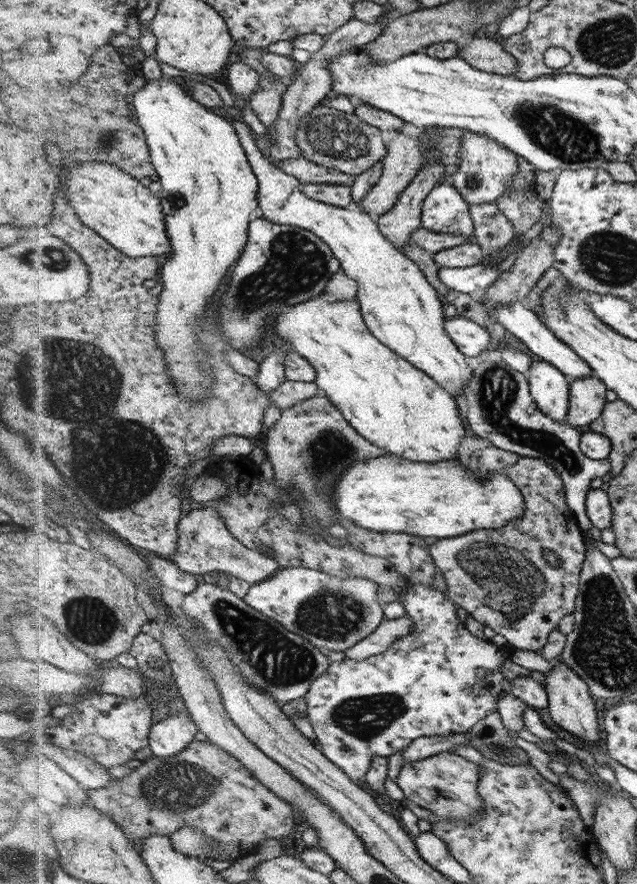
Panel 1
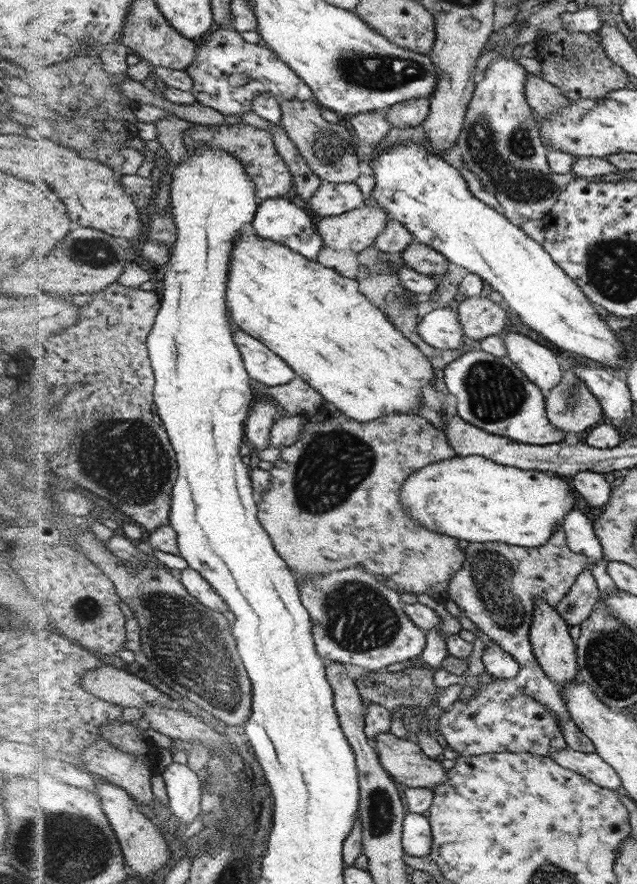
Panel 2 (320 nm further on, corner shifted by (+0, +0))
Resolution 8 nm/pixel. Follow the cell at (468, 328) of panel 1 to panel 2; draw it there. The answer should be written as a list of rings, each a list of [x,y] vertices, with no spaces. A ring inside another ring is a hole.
[[[450,307],[434,308],[418,323],[417,333],[422,340],[440,350],[457,349],[466,342],[460,315]]]

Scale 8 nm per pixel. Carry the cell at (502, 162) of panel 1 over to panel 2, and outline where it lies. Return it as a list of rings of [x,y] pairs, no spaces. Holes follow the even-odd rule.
[[[499,56],[487,66],[484,80],[477,84],[469,108],[465,114],[465,124],[454,144],[454,158],[464,164],[478,178],[483,187],[494,195],[502,207],[502,214],[519,227],[530,220],[540,220],[549,216],[561,192],[577,177],[572,171],[566,175],[557,175],[547,161],[547,146],[539,133],[537,118],[525,95],[525,84],[528,81],[526,68],[512,57]]]

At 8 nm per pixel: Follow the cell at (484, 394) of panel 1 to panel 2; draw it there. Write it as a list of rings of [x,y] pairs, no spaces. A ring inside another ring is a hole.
[[[484,350],[464,352],[445,368],[445,385],[456,396],[459,418],[490,434],[496,434],[515,442],[530,445],[550,445],[565,440],[566,431],[554,427],[548,418],[545,393],[517,366],[513,359],[499,357]]]

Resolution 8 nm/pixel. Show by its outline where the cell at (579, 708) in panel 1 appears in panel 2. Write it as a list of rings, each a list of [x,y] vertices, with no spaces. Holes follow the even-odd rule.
[[[540,597],[537,598],[533,614],[533,622],[529,633],[533,653],[545,673],[559,684],[559,690],[564,690],[566,685],[579,678],[577,645],[573,638],[570,638],[569,623],[566,622],[565,618],[562,618],[556,607]]]

